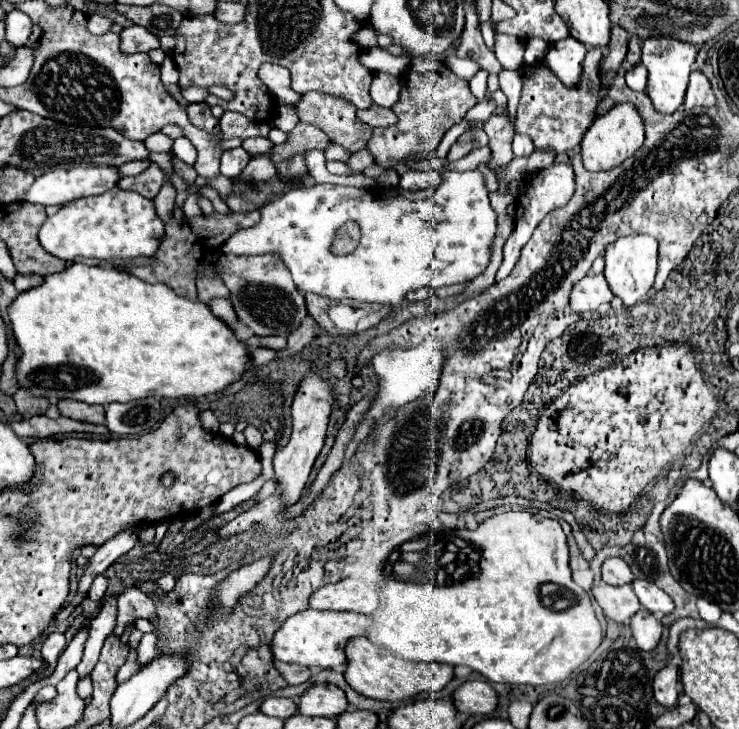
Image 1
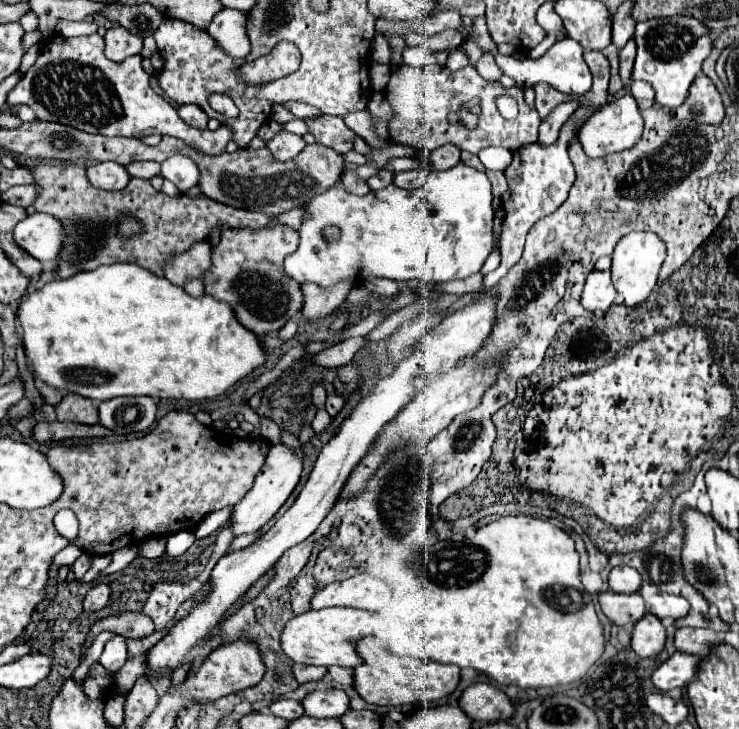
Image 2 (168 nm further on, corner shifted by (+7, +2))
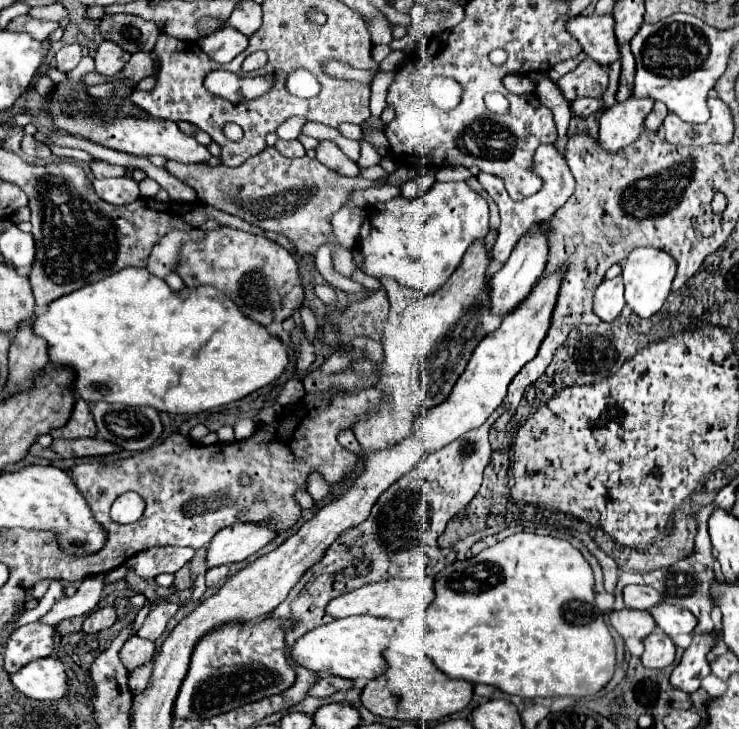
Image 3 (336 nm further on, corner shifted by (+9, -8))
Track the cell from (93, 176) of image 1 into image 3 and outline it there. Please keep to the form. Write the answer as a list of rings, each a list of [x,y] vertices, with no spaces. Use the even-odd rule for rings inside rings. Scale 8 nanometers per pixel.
[[[101,178],[93,180],[97,196],[109,204],[131,204],[139,198],[139,186],[133,178]]]

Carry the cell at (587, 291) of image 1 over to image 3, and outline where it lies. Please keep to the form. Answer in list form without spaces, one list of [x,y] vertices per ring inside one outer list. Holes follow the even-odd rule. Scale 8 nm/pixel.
[[[617,276],[613,280],[603,280],[593,296],[593,312],[603,322],[613,322],[623,306],[625,306],[623,278]]]

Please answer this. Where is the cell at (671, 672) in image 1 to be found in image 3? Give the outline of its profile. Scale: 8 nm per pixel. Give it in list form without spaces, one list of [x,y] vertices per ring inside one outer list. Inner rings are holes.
[[[693,636],[693,644],[683,652],[681,662],[671,672],[669,684],[687,694],[695,692],[699,688],[701,680],[711,674],[707,654],[713,644],[715,644],[715,640],[709,636]]]

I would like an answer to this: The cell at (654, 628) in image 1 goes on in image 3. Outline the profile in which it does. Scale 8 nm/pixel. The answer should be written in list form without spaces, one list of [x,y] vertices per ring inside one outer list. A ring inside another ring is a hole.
[[[661,630],[651,632],[651,636],[647,636],[643,644],[645,644],[645,652],[641,654],[641,662],[645,668],[665,668],[673,662],[675,644]]]

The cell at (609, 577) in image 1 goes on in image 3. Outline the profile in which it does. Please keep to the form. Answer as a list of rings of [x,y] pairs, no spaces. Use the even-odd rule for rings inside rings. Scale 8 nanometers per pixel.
[[[629,584],[623,588],[623,602],[627,608],[635,608],[635,610],[649,610],[651,606],[655,606],[657,602],[661,602],[661,594],[655,592],[651,586],[635,586]]]

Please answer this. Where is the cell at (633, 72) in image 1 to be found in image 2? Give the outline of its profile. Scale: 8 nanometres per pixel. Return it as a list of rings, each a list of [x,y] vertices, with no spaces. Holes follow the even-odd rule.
[[[633,82],[631,94],[637,98],[637,102],[653,104],[653,100],[655,100],[655,90],[647,82]]]

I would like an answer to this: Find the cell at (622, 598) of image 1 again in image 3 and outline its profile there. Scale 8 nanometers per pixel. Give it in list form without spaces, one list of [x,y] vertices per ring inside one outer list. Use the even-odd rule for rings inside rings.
[[[613,610],[609,612],[611,626],[619,632],[621,638],[639,638],[643,640],[655,628],[655,620],[647,610]]]

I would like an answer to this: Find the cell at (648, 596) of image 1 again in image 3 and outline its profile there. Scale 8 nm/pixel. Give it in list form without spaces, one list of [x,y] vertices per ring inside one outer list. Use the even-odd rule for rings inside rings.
[[[659,602],[655,604],[655,608],[649,610],[651,616],[655,618],[657,626],[669,636],[677,636],[677,634],[691,634],[695,624],[697,624],[697,618],[685,610],[685,608],[679,608],[679,606],[671,606],[667,602]]]

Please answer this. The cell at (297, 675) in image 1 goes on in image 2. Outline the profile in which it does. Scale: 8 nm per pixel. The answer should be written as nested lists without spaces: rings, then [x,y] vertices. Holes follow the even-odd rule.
[[[295,664],[295,666],[293,666],[293,674],[295,674],[295,678],[297,678],[299,684],[305,684],[305,682],[321,680],[321,678],[327,674],[327,668],[325,668],[325,666],[305,666],[305,664]]]

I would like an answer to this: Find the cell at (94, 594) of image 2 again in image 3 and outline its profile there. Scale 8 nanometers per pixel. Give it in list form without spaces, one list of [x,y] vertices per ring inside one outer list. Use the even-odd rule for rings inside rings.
[[[105,606],[101,610],[95,610],[91,612],[85,622],[83,622],[83,632],[99,632],[99,630],[105,630],[109,626],[113,626],[113,622],[117,620],[117,614],[115,614],[115,608],[113,606]]]

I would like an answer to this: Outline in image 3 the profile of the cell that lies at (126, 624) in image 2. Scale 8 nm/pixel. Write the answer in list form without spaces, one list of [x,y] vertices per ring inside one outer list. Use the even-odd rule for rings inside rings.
[[[131,636],[127,640],[127,644],[123,644],[121,652],[119,652],[123,666],[131,672],[139,666],[143,666],[145,662],[151,662],[155,656],[155,644],[149,640],[143,640],[139,636]]]

